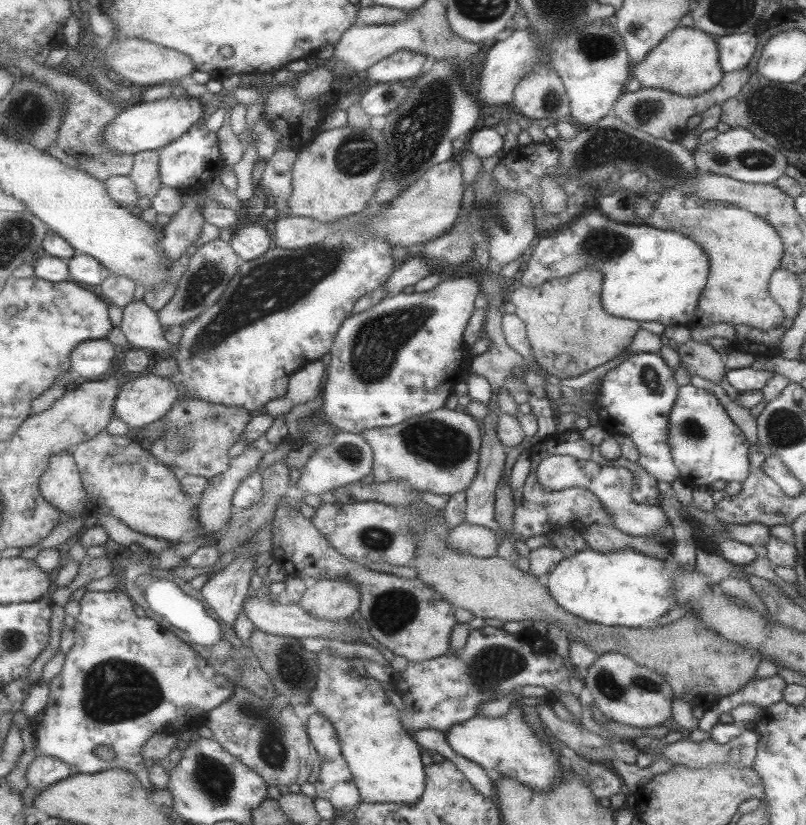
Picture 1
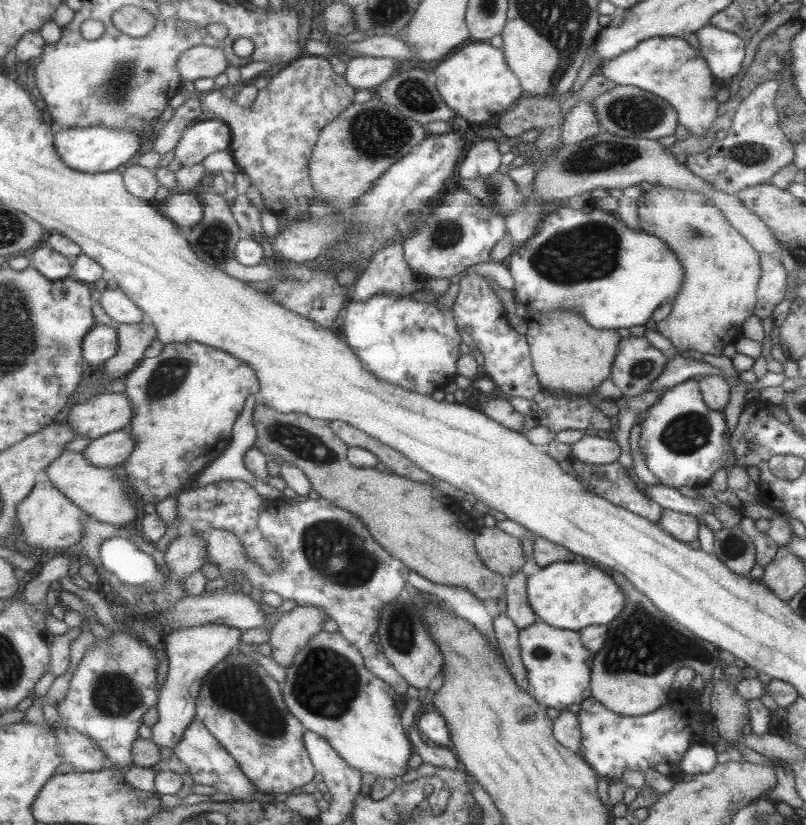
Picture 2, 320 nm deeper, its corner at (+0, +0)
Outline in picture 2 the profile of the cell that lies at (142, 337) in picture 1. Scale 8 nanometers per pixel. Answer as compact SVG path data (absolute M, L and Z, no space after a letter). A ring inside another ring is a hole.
M121 288L105 289L99 300L106 314L117 324L139 324L150 322L148 314L129 298Z

